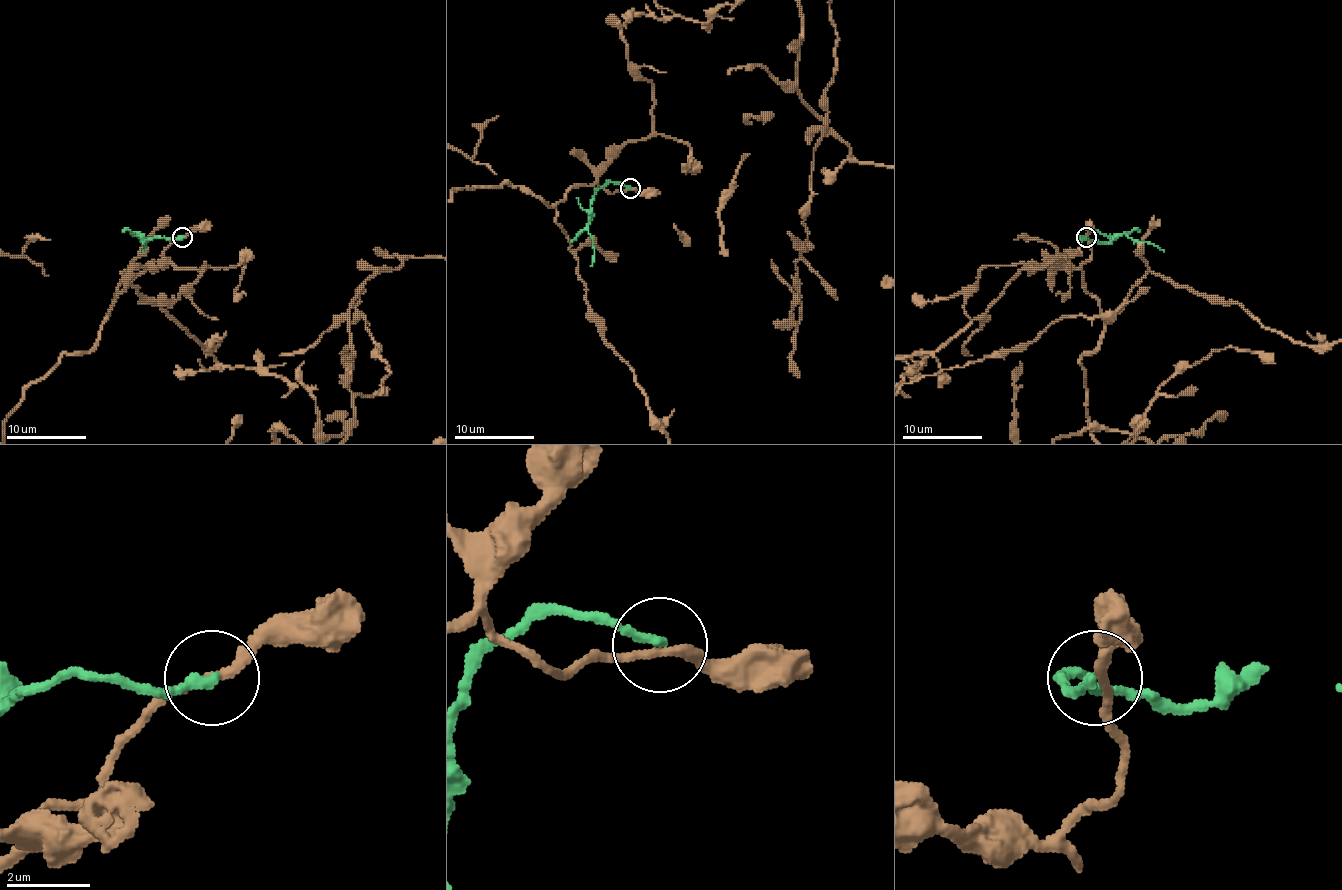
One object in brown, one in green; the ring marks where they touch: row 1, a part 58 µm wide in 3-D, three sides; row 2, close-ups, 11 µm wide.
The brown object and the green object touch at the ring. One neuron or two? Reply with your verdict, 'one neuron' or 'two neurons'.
two neurons

